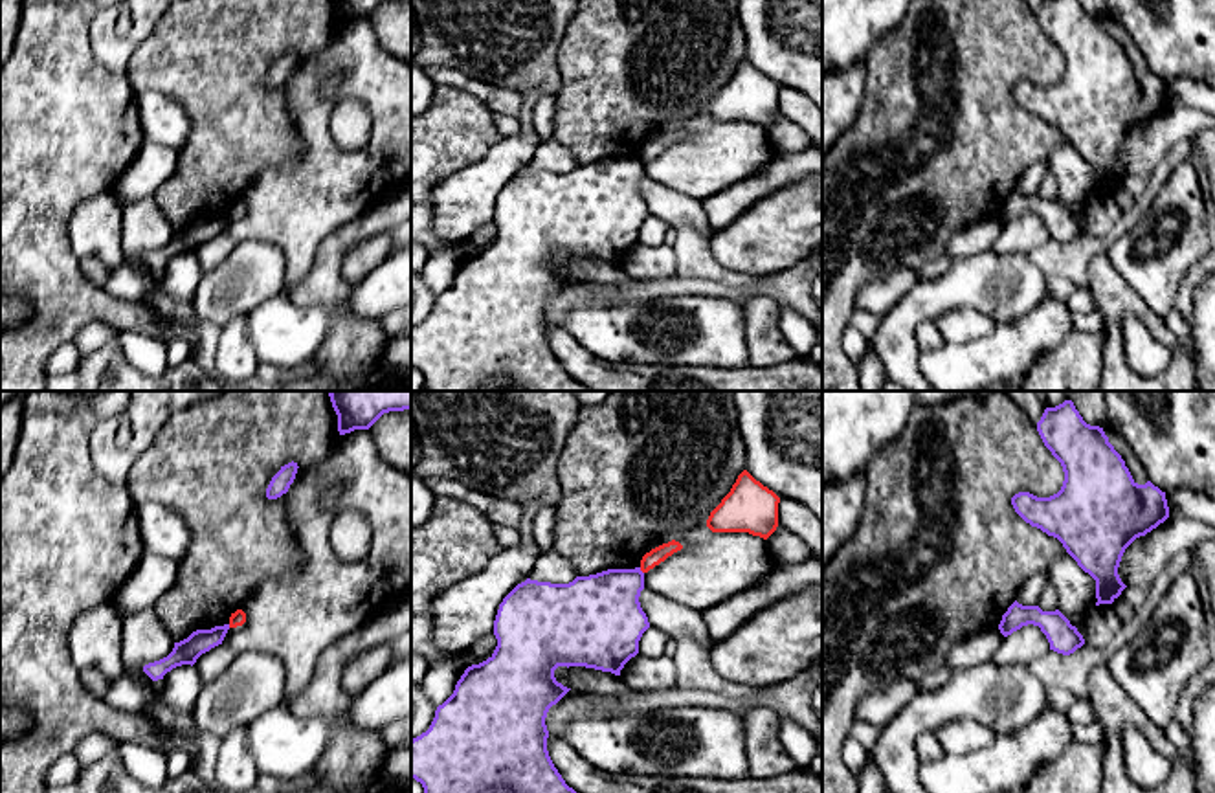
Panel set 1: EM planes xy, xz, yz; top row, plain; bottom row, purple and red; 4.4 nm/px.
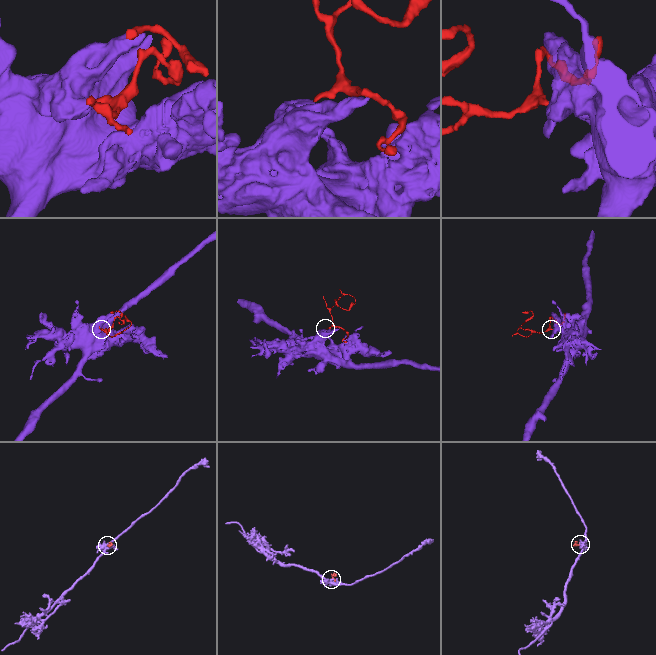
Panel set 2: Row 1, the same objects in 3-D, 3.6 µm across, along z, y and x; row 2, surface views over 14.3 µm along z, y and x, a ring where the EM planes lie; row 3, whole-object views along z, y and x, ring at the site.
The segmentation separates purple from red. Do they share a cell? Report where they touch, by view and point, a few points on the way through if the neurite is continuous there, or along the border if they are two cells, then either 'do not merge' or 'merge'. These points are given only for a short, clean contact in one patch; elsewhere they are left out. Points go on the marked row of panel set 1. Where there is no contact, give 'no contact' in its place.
meets purple in xz at (641, 571); border along xz (639, 568), (643, 573); do not merge

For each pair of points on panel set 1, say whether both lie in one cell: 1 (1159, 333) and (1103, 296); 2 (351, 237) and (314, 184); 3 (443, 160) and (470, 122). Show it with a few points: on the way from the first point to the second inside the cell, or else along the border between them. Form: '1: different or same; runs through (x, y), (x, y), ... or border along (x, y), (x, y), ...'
1: same; runs through (1148, 318), (1133, 303), (1118, 298)
2: different; border along (371, 206), (340, 224), (322, 243), (314, 257)
3: same; runs through (443, 151), (461, 131)

